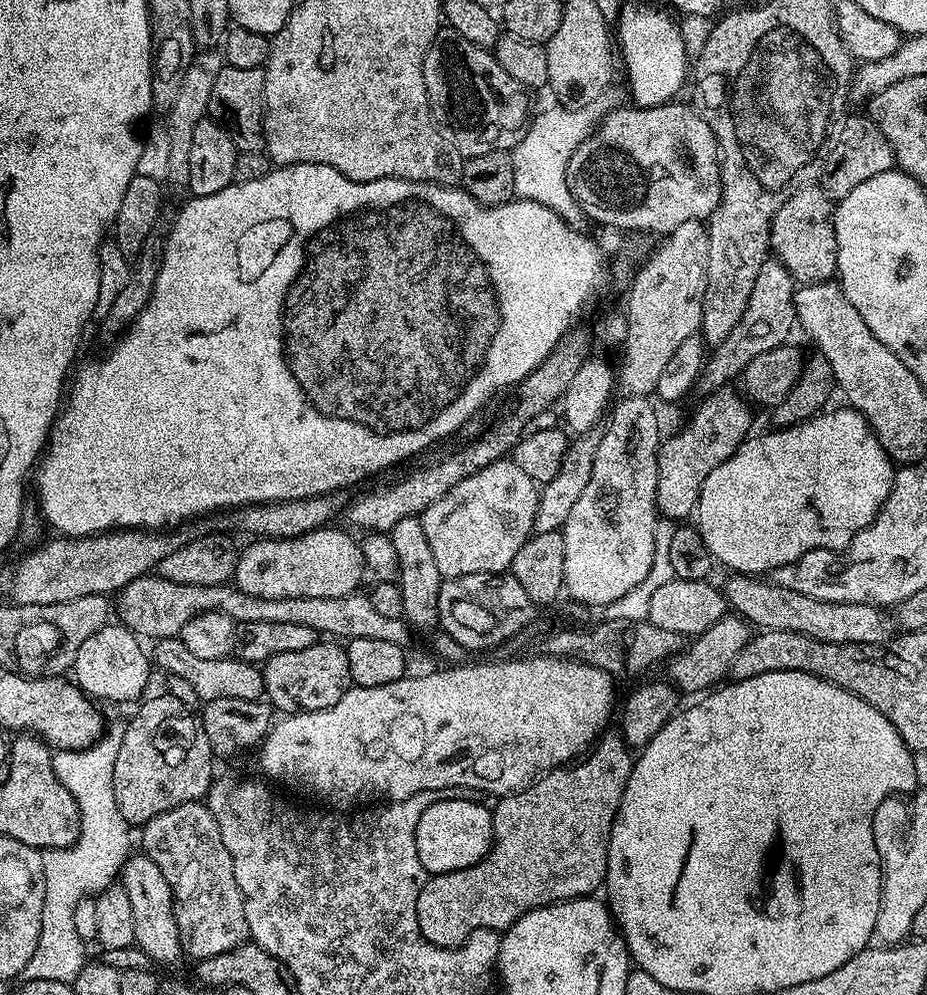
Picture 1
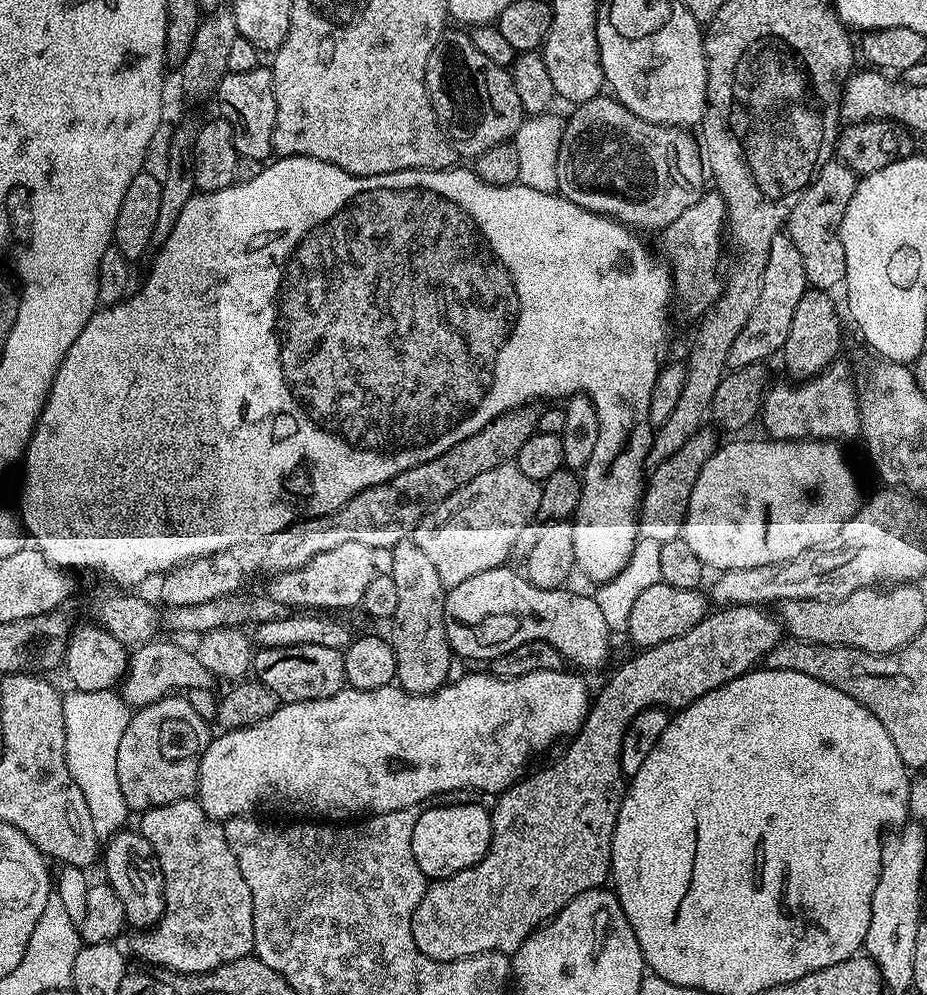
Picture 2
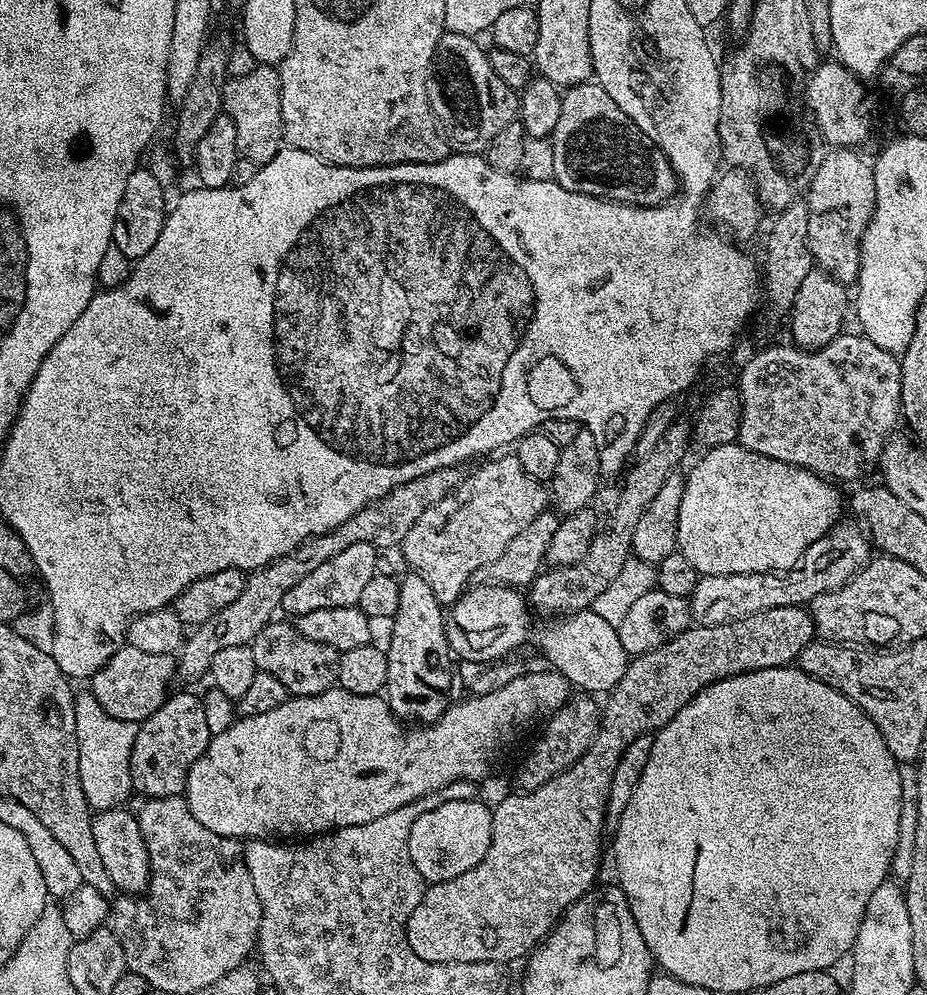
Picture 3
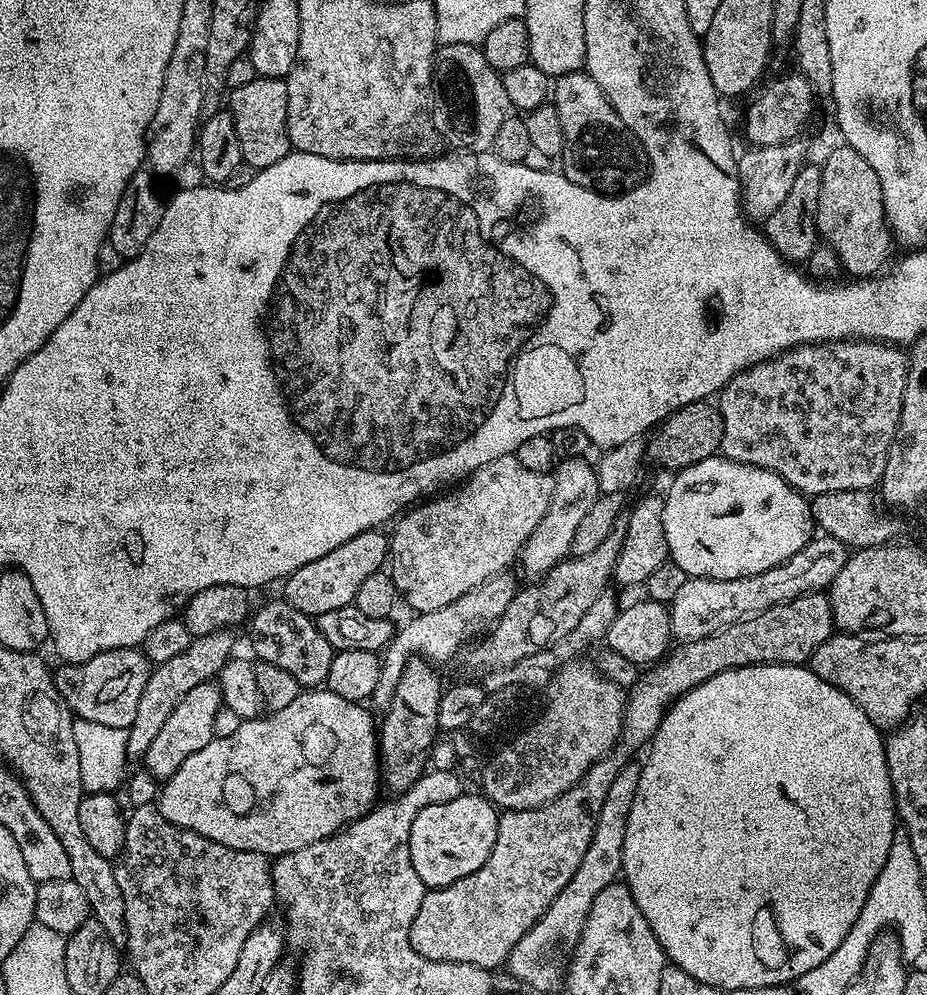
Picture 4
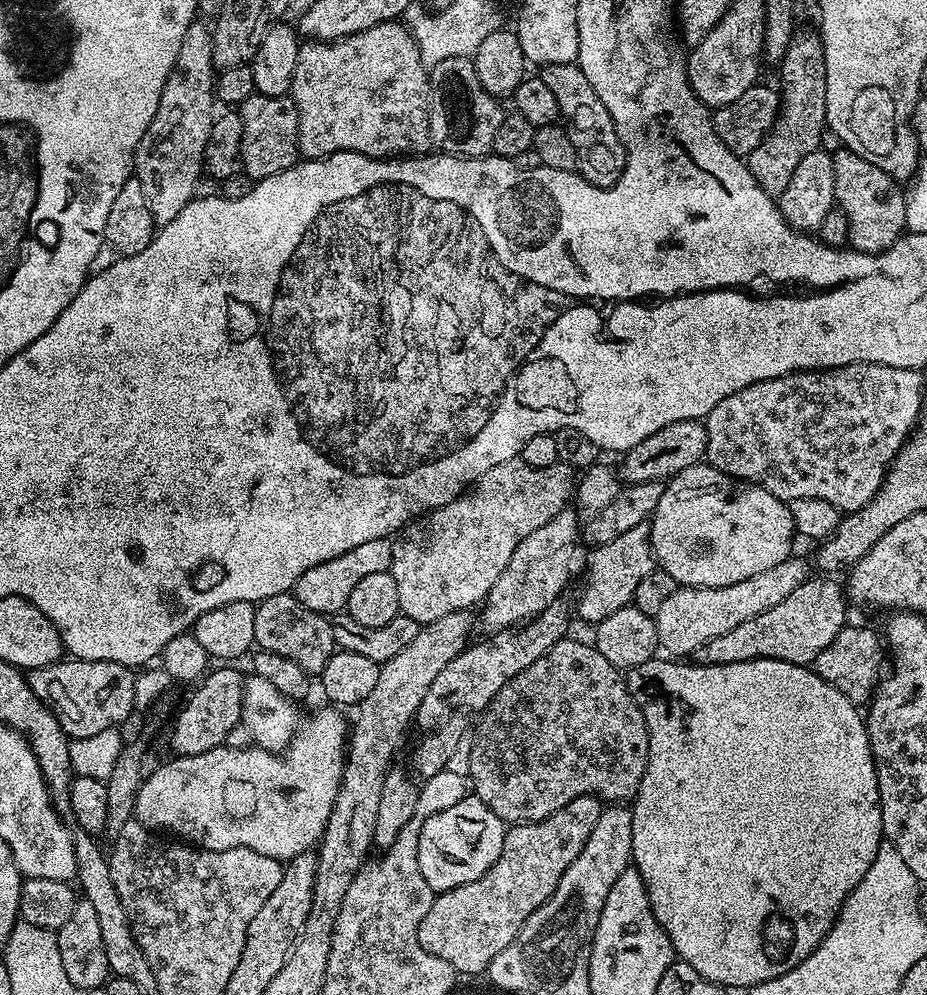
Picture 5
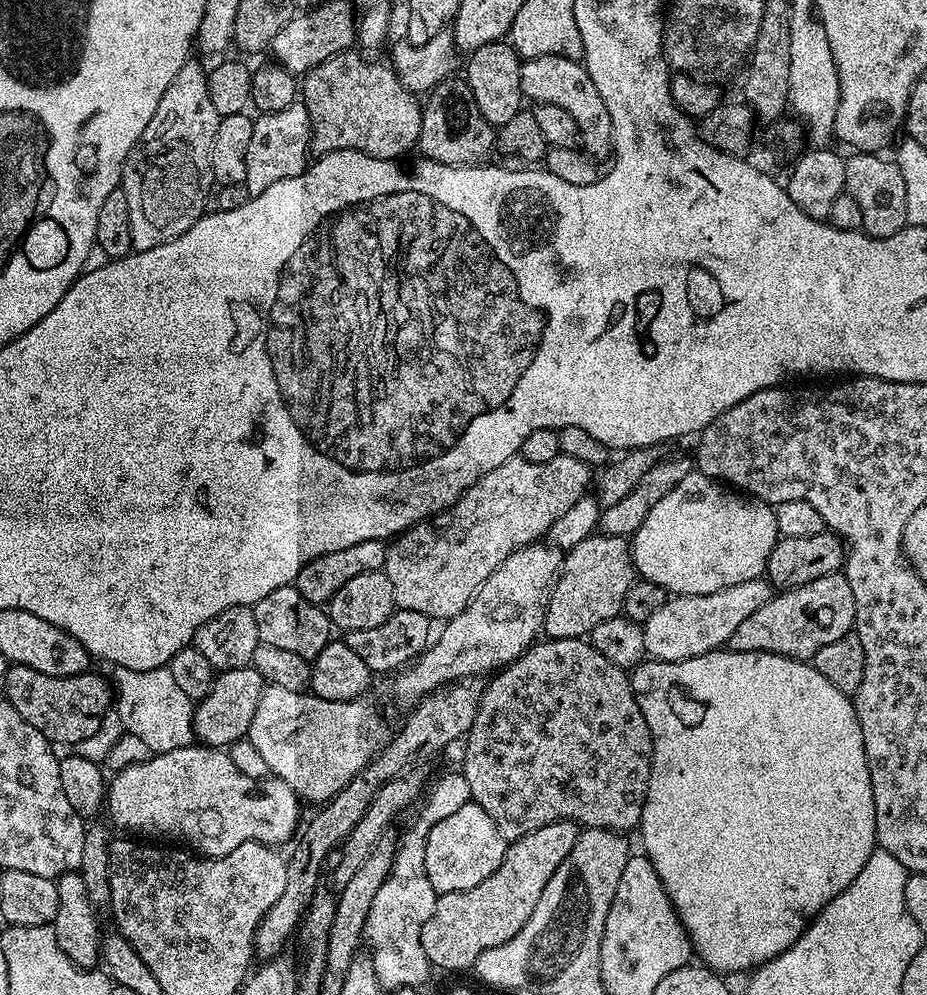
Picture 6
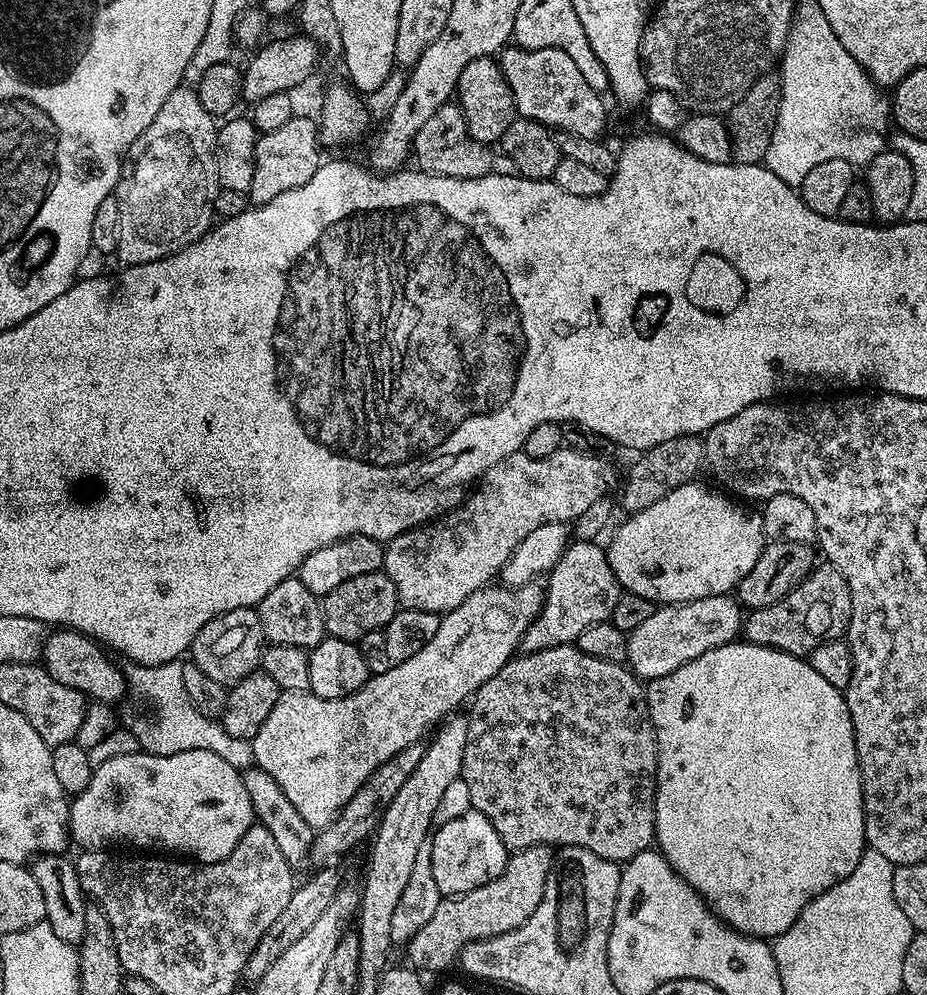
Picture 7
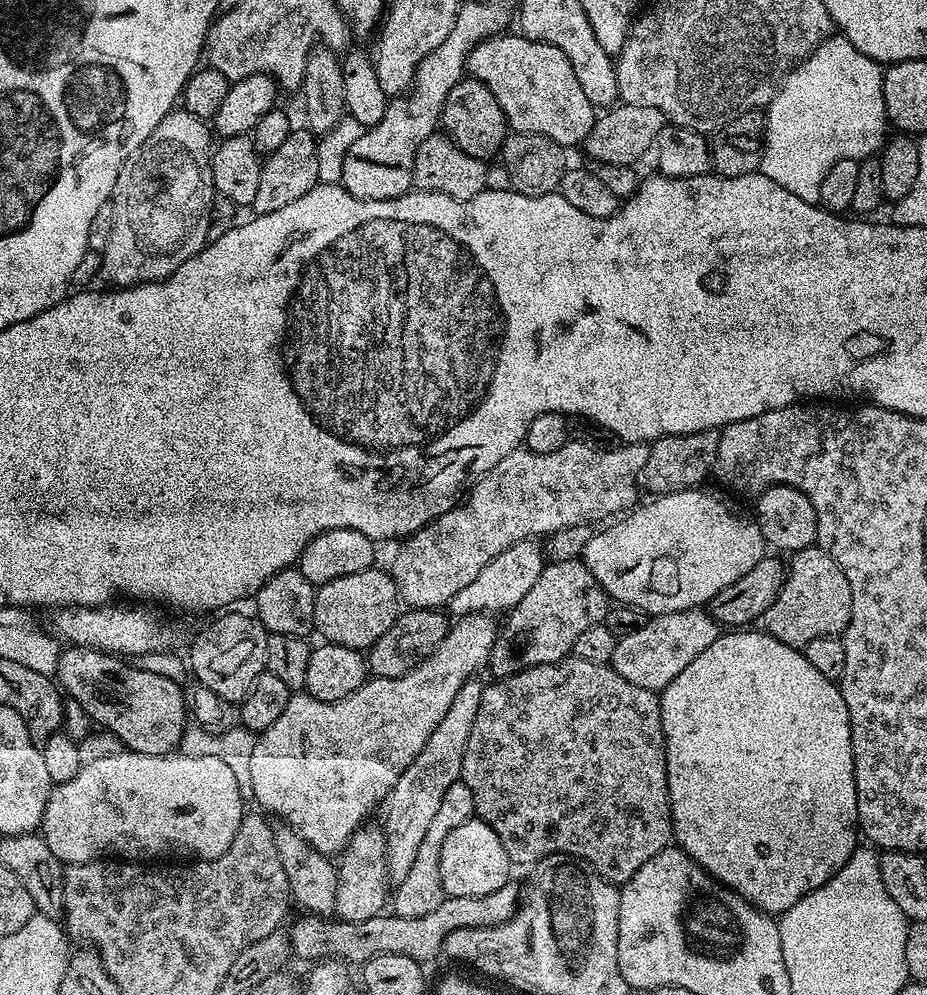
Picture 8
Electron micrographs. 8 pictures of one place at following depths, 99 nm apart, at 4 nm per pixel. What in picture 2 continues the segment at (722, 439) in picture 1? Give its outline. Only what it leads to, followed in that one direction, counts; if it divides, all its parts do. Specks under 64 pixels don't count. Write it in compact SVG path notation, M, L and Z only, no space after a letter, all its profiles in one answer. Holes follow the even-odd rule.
M701 430L682 446L670 458L655 465L646 480L644 499L640 502L640 536L643 539L654 539L660 544L681 539L684 530L684 519L690 506L690 493L694 490L694 482L698 482L698 474L702 474L702 466L718 447L715 431Z

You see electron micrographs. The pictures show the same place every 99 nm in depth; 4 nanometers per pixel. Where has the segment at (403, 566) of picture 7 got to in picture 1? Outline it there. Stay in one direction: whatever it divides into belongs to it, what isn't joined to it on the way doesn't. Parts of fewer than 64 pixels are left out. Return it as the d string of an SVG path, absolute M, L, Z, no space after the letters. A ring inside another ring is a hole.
M505 458L494 462L490 466L486 466L482 470L478 470L476 474L470 474L468 478L462 478L462 482L458 482L456 486L451 488L442 498L438 498L438 502L434 502L422 514L423 524L426 532L426 539L430 544L431 553L434 554L434 562L438 562L438 570L441 577L449 578L468 574L486 574L487 572L507 573L511 569L514 562L514 554L518 554L518 550L522 550L522 546L527 542L528 537L534 532L534 518L538 510L538 502L540 501L541 489L531 478L525 474L511 458Z

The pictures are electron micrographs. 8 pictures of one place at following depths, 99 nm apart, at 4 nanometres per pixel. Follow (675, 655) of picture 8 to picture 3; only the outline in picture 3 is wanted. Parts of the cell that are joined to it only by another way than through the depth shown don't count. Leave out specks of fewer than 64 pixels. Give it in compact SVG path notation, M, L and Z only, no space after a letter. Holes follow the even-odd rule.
M837 523L818 542L811 544L796 565L785 572L755 572L754 574L718 574L701 576L690 597L693 621L699 626L718 626L738 622L750 614L774 610L787 604L807 605L818 594L841 588L870 559L870 541L859 527Z

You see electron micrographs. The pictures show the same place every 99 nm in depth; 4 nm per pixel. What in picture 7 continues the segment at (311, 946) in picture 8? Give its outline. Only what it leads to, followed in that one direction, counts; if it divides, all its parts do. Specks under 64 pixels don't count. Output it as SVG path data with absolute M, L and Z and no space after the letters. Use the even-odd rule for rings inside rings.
M539 844L513 851L508 858L508 865L486 886L478 890L464 892L460 896L446 896L441 899L434 918L414 934L406 945L407 963L421 973L440 972L451 964L457 963L462 949L470 942L489 940L498 934L506 934L526 922L538 902L542 902L542 890L546 890L546 878L552 869L554 852L549 845Z

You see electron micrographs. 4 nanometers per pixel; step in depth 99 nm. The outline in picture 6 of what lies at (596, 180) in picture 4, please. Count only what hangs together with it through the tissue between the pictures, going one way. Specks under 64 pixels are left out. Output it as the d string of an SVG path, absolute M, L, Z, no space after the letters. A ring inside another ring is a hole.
M543 56L530 58L520 65L520 89L532 102L553 104L566 110L574 122L578 122L580 144L583 151L593 158L611 157L614 152L614 125L610 110L606 110L606 102L602 102L602 94L598 94L598 86L590 78L583 63L561 56Z

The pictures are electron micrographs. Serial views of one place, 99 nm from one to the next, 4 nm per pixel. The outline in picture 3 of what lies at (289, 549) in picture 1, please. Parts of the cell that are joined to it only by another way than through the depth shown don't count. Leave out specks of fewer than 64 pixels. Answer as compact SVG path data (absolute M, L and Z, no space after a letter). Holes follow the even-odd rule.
M358 542L358 546L346 546L342 554L322 562L318 570L310 570L306 578L294 582L291 590L286 590L286 598L282 598L281 609L289 612L292 618L302 614L310 614L310 610L322 610L326 606L350 606L359 605L362 598L362 589L364 589L370 578L376 576L375 558L378 550L373 544Z

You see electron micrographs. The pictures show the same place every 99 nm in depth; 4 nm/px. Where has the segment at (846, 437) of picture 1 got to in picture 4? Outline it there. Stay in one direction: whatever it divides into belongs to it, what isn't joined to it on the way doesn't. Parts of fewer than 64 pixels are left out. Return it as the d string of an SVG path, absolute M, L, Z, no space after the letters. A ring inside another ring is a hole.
M714 455L706 458L697 464L691 464L679 469L669 486L668 492L663 493L664 509L662 510L662 527L666 530L666 546L671 563L682 566L682 570L689 578L701 576L702 578L714 578L715 580L725 580L726 578L738 578L739 576L749 576L750 574L762 574L762 570L770 570L782 562L786 562L798 550L802 550L808 545L809 540L814 536L814 525L812 522L812 509L809 501L801 493L797 492L778 474L774 474L769 468L755 468L742 462L727 460L725 456Z

